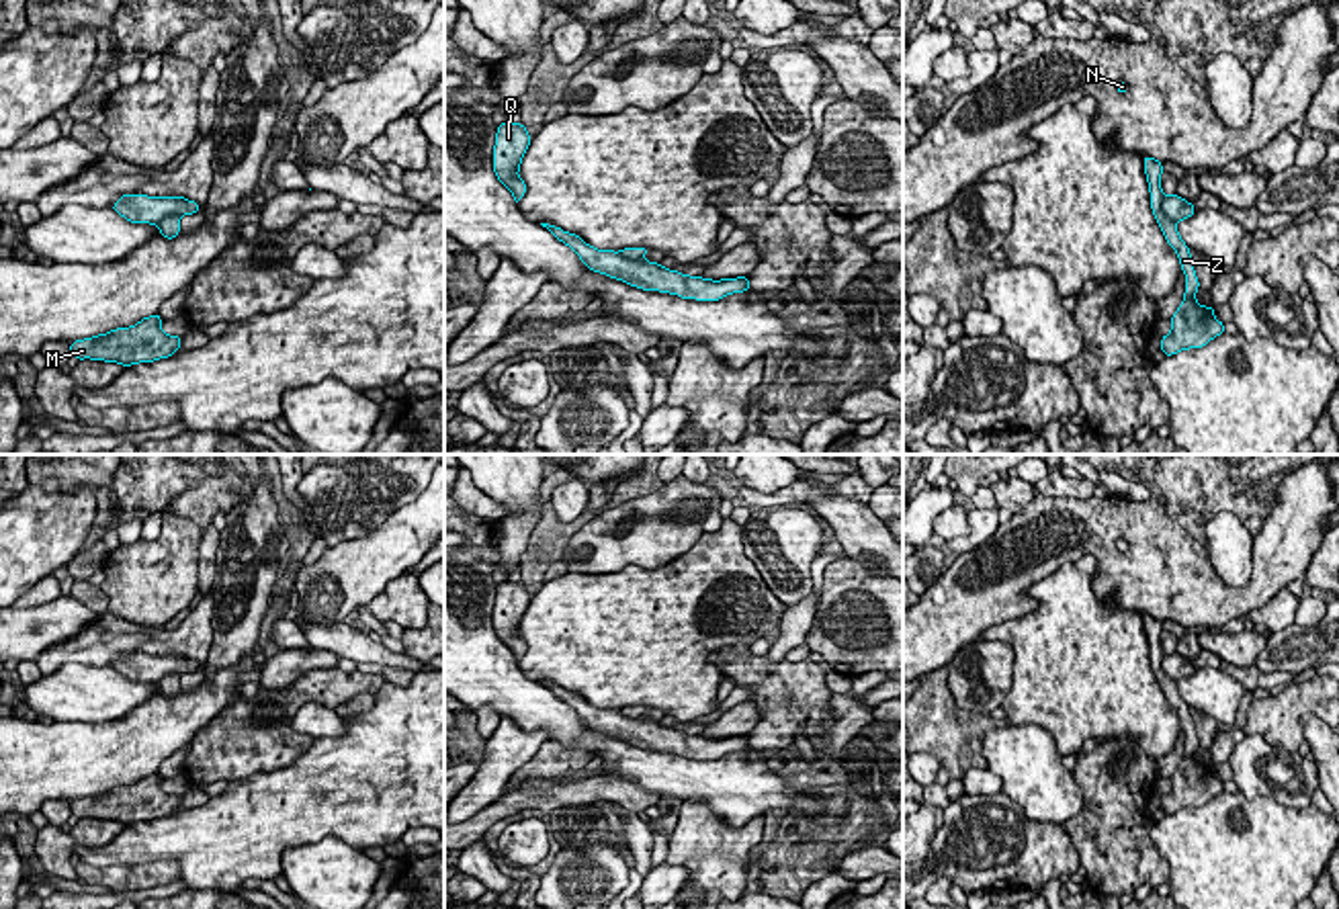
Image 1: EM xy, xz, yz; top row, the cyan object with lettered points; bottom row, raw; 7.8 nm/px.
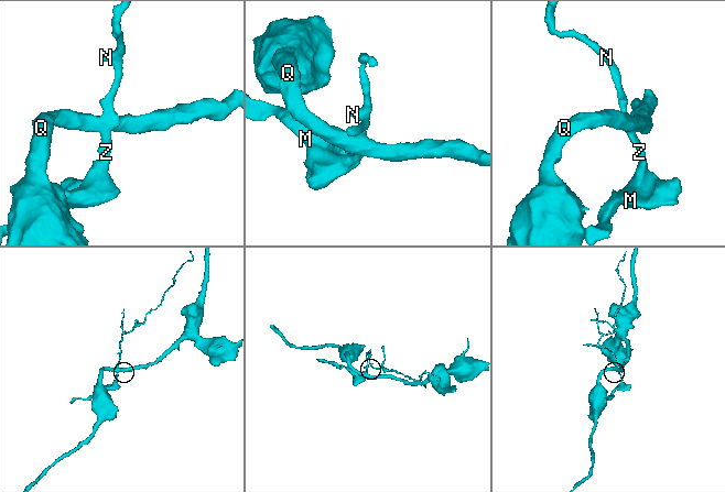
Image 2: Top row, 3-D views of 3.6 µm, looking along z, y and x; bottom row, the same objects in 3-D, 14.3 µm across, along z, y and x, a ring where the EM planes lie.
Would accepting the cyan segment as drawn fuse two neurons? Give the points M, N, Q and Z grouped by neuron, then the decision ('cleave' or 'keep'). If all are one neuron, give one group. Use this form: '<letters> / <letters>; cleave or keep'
M N Z / Q; cleave

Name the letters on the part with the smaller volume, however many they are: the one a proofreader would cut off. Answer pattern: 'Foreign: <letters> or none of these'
Foreign: M, N, Z

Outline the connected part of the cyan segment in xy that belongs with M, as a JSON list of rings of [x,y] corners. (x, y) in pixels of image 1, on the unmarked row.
[[[158,772],[143,776],[131,786],[117,786],[109,792],[76,798],[70,803],[72,815],[78,819],[119,821],[123,825],[168,817],[180,807],[182,796],[164,792],[160,788],[162,780]]]

